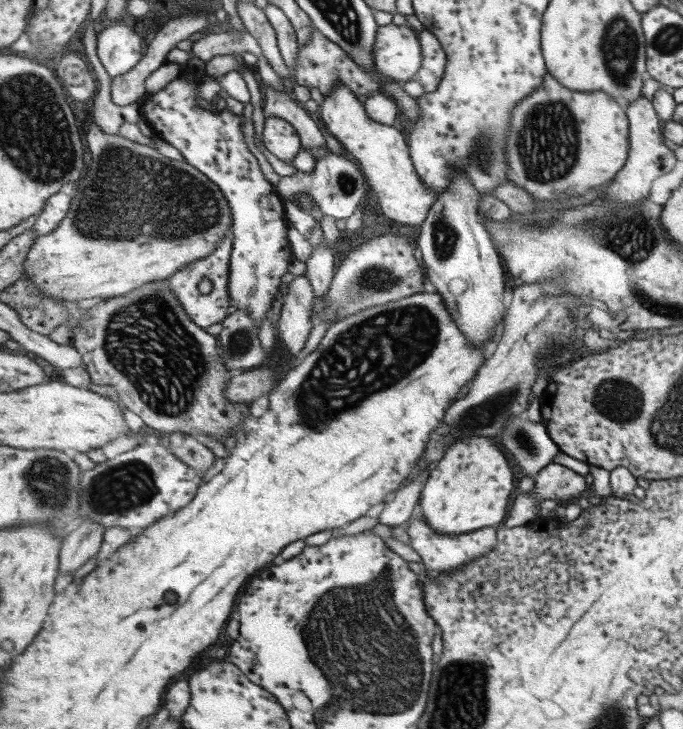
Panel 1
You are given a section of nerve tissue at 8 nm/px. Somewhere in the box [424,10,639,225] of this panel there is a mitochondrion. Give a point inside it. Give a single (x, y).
(548, 142)

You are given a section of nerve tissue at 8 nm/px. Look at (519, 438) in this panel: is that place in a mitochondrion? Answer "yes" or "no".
yes

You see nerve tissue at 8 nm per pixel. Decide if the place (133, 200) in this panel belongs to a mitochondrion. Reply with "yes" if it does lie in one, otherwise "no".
yes

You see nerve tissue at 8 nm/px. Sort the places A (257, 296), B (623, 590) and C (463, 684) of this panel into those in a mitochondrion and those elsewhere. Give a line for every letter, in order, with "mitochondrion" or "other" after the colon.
A: other
B: other
C: mitochondrion

